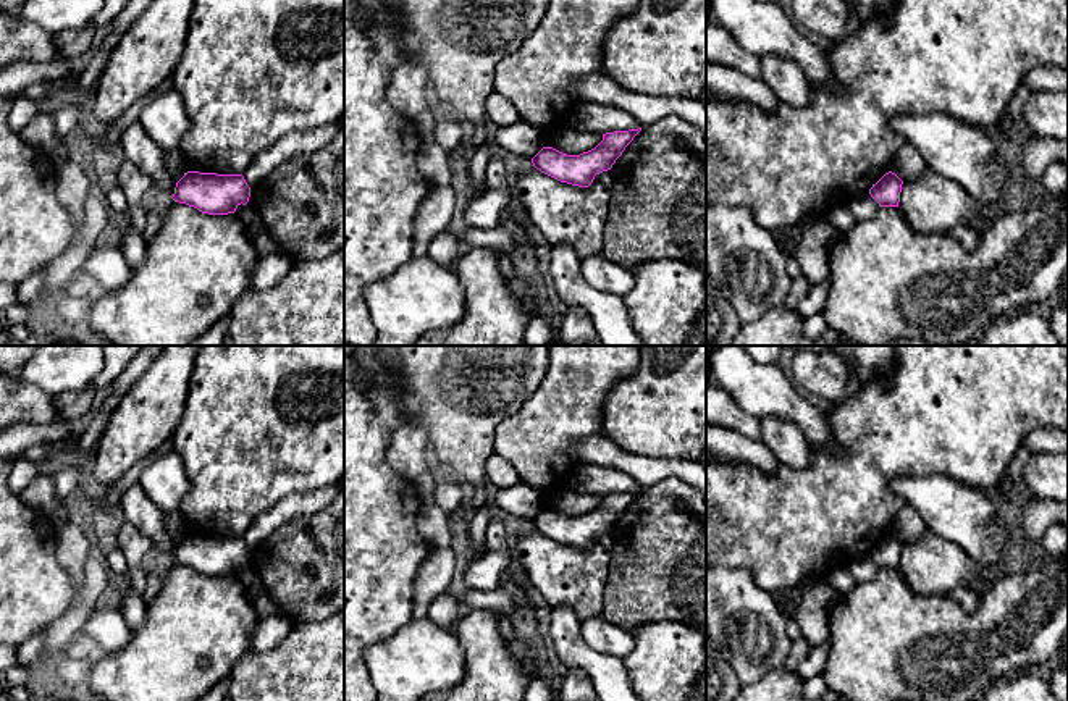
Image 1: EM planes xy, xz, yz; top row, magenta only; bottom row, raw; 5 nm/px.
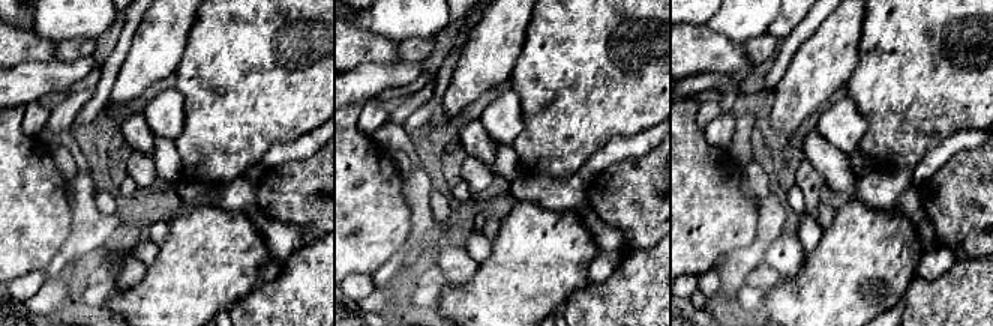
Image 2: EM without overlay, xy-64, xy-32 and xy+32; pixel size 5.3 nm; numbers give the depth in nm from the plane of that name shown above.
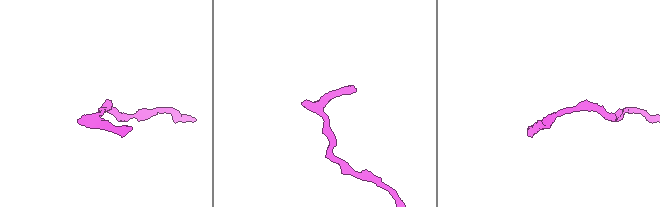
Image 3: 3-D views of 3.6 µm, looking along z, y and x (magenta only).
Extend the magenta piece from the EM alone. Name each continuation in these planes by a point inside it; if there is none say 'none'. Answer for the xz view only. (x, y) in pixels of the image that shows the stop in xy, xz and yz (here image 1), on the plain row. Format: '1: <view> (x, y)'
none

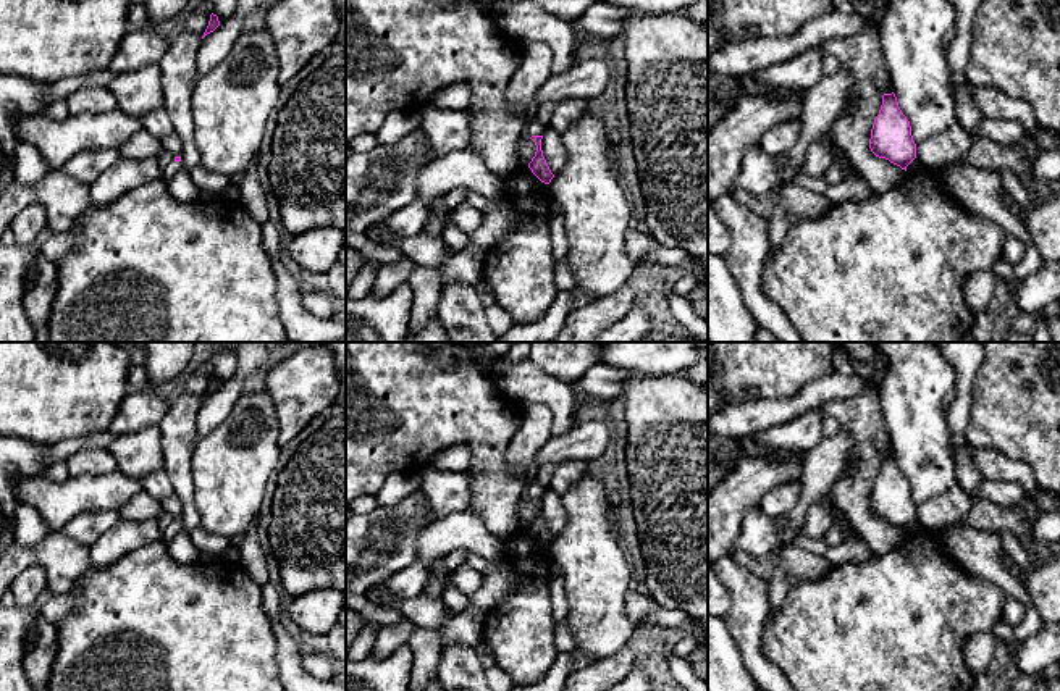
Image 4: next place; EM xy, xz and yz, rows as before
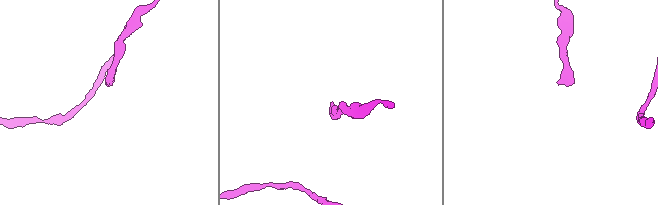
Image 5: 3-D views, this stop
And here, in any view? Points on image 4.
1: xz (535, 489)

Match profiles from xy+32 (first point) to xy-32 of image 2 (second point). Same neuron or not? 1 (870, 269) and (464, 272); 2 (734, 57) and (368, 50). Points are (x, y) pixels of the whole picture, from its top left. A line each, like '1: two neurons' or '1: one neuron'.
1: two neurons
2: one neuron

